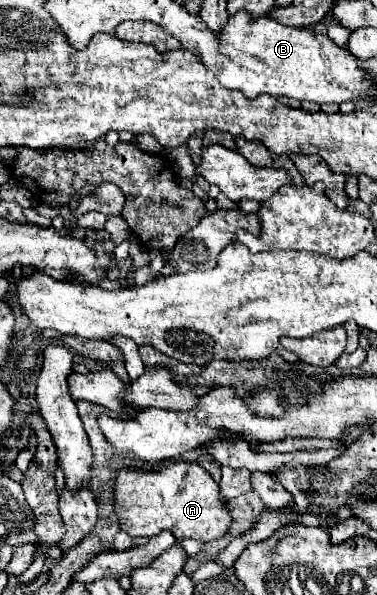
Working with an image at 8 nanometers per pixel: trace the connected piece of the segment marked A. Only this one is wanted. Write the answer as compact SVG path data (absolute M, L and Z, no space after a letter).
M172 462L158 470L122 466L114 478L114 512L118 516L120 530L130 536L144 538L170 530L178 542L184 538L212 542L222 538L232 524L218 484L196 462Z

